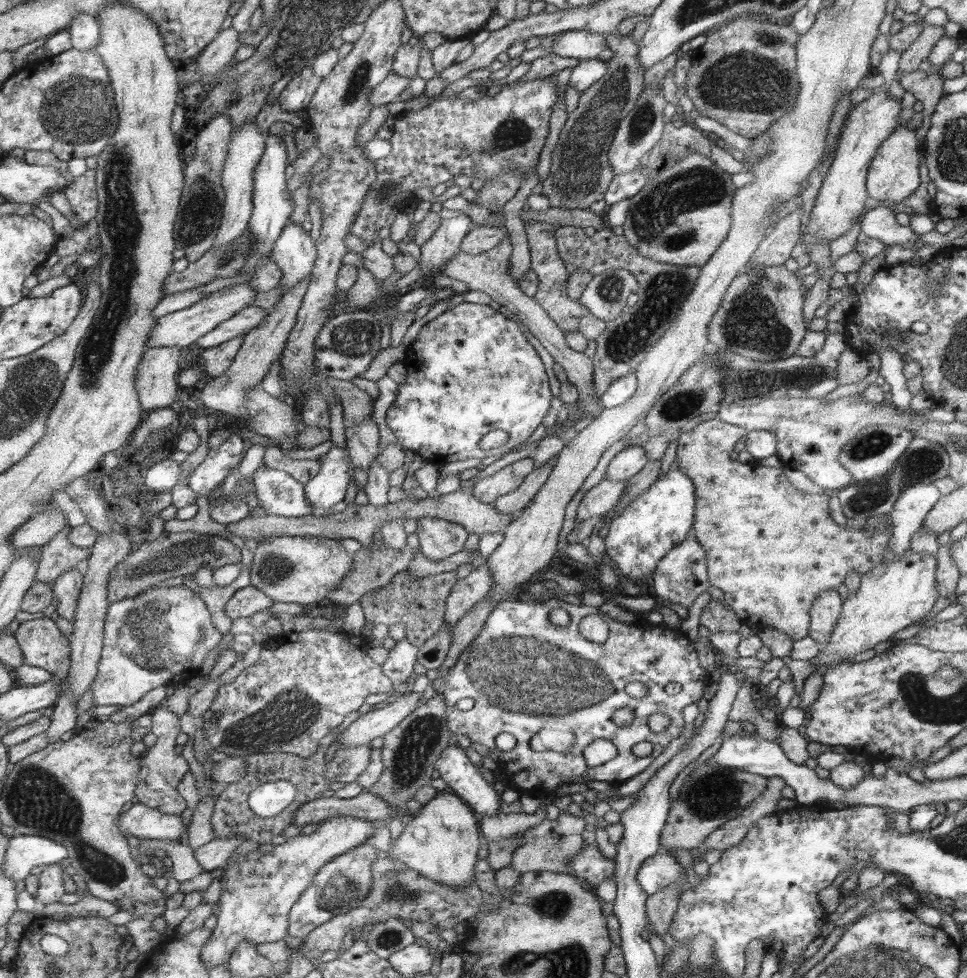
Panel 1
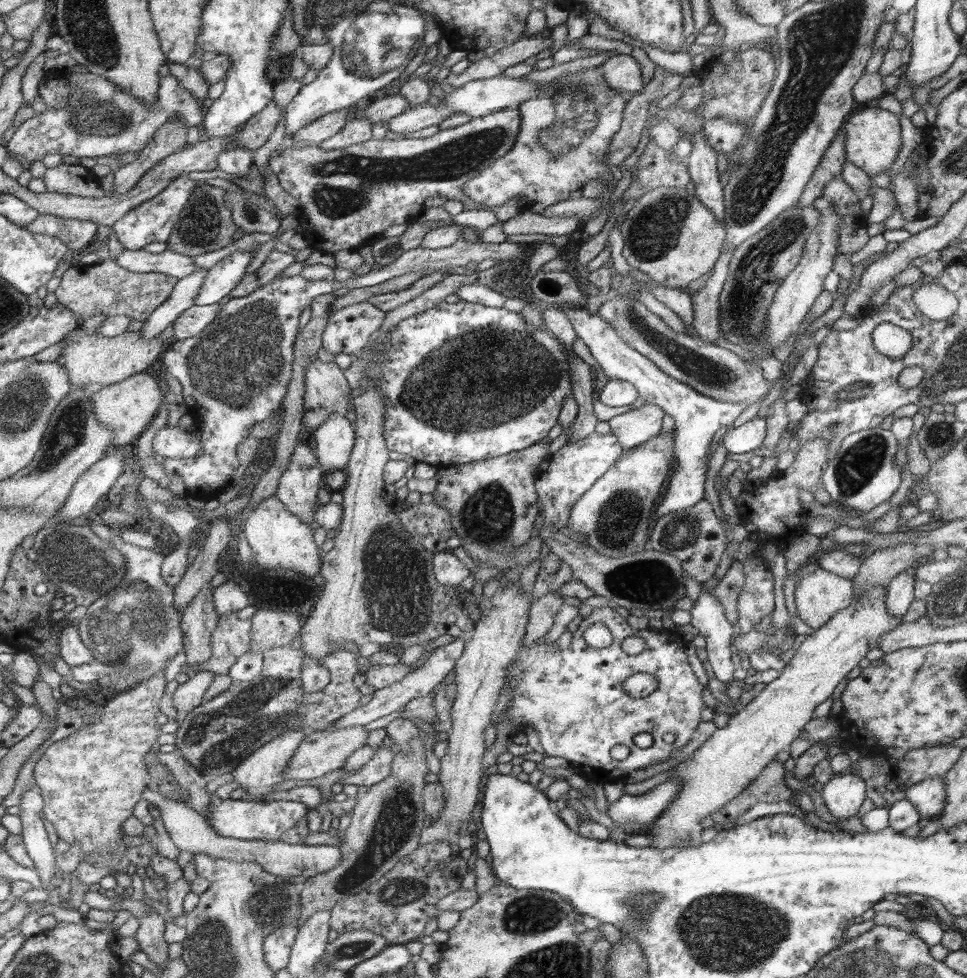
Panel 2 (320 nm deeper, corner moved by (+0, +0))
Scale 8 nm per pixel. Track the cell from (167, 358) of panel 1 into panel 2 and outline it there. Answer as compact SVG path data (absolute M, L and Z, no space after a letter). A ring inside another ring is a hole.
M142 372L99 391L93 390L90 397L94 402L94 411L98 415L98 421L104 426L111 426L111 430L114 430L115 445L130 445L134 444L138 434L142 434L151 425L150 422L154 420L154 416L157 416L156 412L158 412L162 394L164 394L164 390L156 382L156 378Z

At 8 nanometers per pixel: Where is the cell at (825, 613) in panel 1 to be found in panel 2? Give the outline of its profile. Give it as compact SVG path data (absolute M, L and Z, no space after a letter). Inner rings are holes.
M818 567L813 572L804 573L794 592L796 610L799 617L811 628L824 626L839 610L848 608L853 603L854 584L852 580L842 578L833 572Z

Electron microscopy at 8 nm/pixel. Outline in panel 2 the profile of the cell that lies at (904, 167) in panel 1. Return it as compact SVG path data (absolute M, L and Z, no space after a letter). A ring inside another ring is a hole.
M875 103L864 105L857 107L856 111L844 121L840 133L842 132L845 138L845 157L848 161L859 166L868 176L889 172L902 144L899 116L888 110L882 110Z

